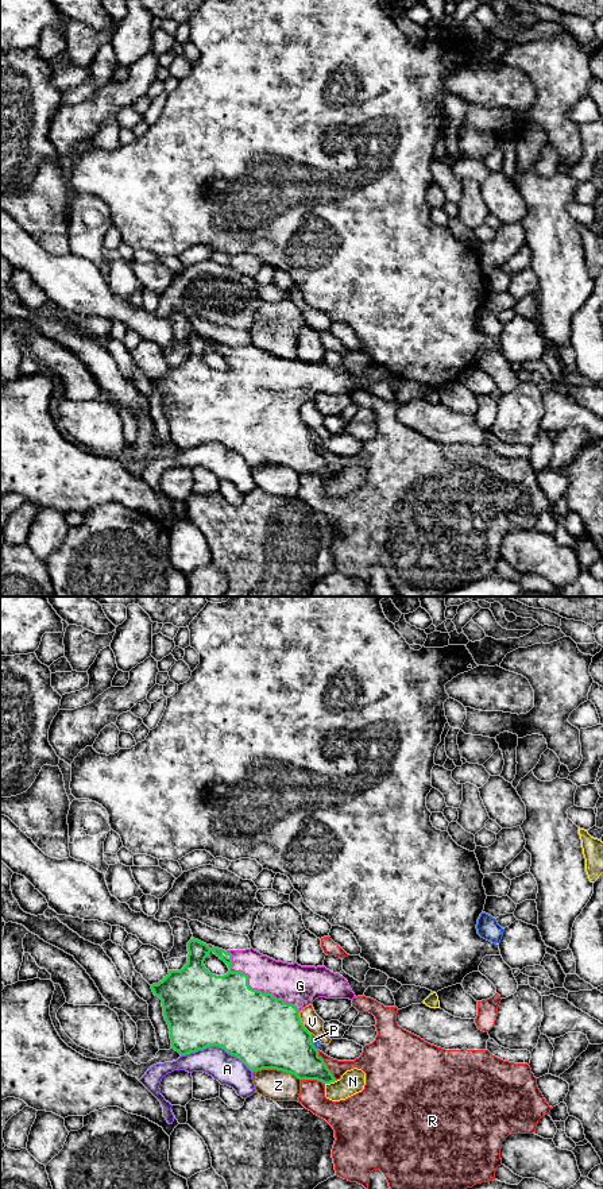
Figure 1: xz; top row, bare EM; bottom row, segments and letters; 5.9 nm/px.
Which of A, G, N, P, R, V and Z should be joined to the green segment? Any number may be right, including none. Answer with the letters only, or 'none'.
G

